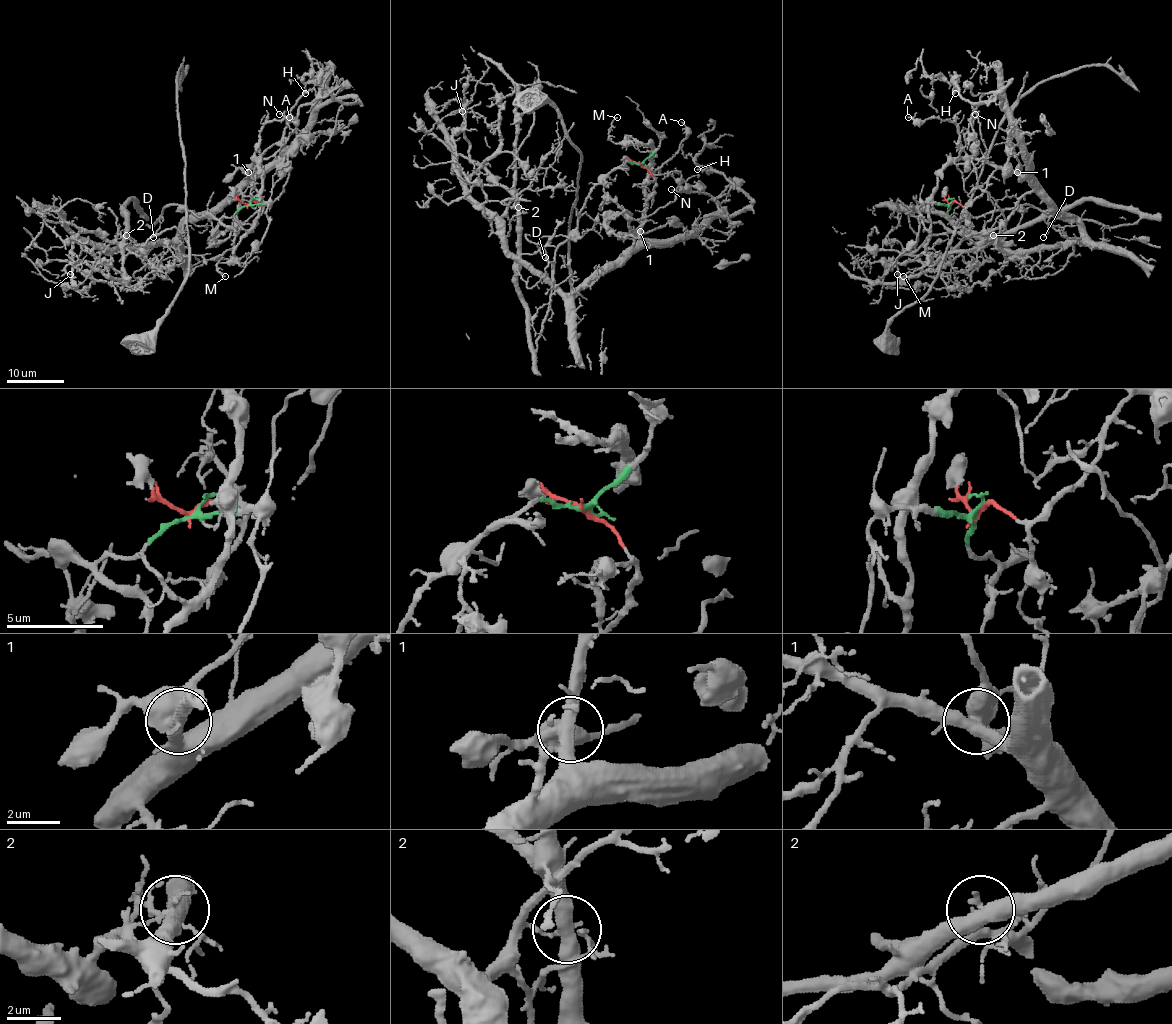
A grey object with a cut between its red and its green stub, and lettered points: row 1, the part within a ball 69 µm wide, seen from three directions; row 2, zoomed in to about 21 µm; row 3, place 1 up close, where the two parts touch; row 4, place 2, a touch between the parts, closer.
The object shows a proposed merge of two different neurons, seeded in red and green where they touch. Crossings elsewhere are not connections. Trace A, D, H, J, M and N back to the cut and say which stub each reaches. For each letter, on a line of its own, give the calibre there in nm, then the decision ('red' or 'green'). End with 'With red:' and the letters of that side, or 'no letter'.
A: 120 nm thick; red
D: 140 nm thick; green
H: 200 nm thick; red
J: 100 nm thick; green
M: 110 nm thick; red
N: 100 nm thick; red
With red: A, H, M, N

